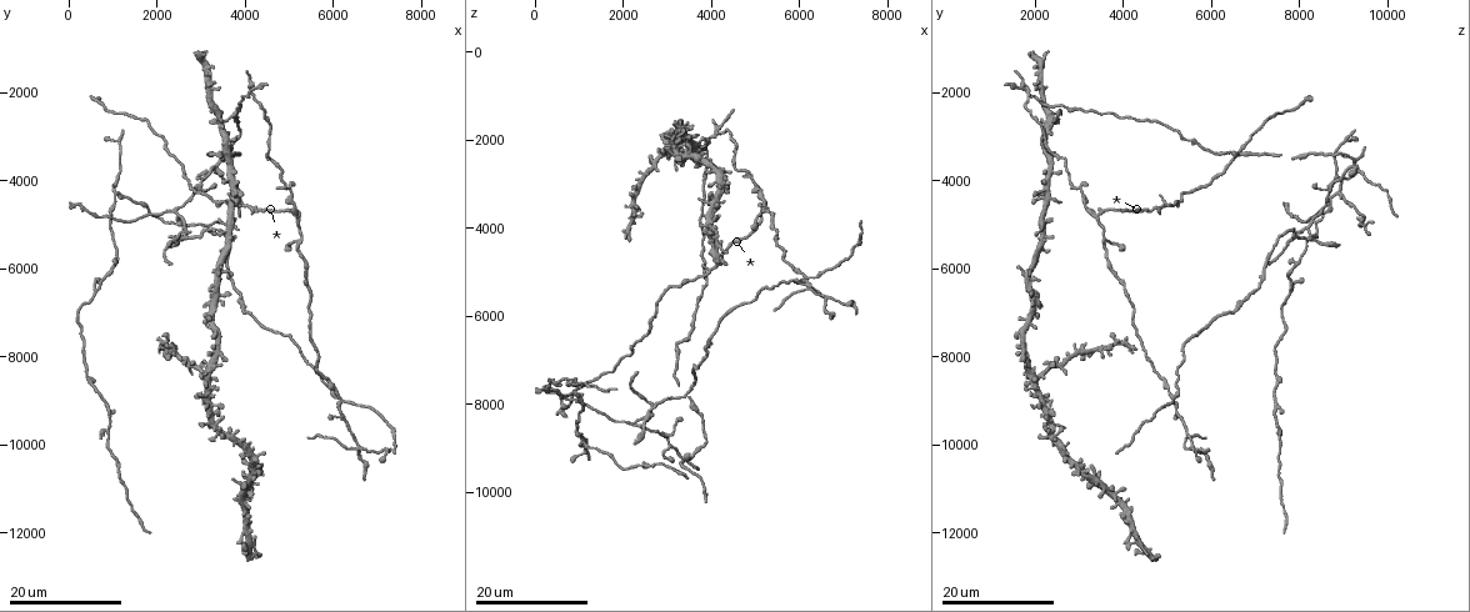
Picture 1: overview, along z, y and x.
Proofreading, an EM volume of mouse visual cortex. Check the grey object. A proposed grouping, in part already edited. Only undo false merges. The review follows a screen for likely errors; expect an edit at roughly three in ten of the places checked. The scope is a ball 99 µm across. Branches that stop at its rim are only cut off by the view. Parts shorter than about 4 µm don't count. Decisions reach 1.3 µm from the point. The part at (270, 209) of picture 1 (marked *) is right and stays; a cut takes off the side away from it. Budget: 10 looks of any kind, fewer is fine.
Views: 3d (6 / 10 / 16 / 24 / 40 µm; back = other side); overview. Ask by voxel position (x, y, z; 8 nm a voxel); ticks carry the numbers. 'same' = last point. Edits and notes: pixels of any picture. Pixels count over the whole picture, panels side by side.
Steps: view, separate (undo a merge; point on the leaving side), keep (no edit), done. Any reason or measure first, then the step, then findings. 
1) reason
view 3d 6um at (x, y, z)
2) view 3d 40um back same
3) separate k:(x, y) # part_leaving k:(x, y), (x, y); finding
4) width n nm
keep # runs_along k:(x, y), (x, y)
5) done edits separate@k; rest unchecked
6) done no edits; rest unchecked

branch point
view 3d 24um at (5200, 4800, 3350)

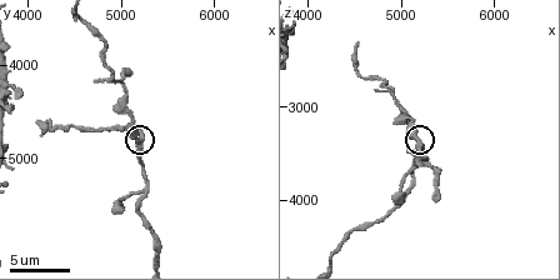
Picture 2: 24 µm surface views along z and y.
view 3d 10um at (5150, 4800, 3350)

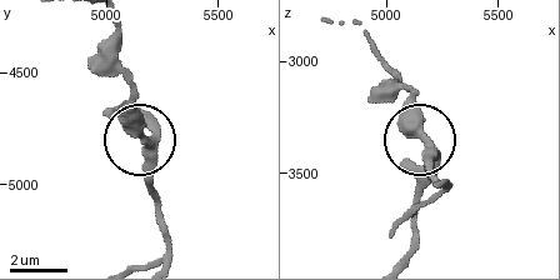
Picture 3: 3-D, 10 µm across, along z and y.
width 280 nm
keep # one neuron here

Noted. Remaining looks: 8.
calibre changes
view 3d 16um at (4800, 3750, 2750)

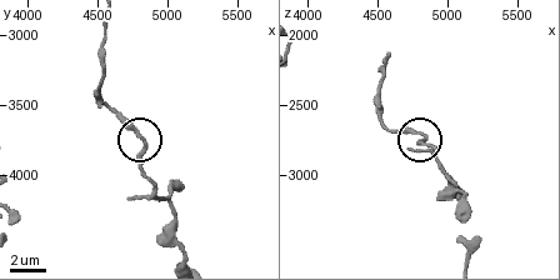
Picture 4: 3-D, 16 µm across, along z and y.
width 180 nm
keep # runs_along 4:(470, 214), (464, 194), (420, 135), (383, 126); all the same neuron

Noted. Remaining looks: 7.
view 3d 24um at (4050, 2000, 1850)

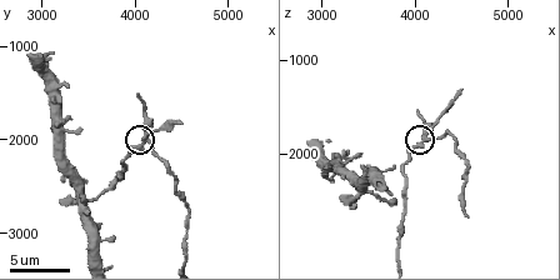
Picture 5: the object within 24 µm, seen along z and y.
view 3d 10um at (4100, 2000, 1900)

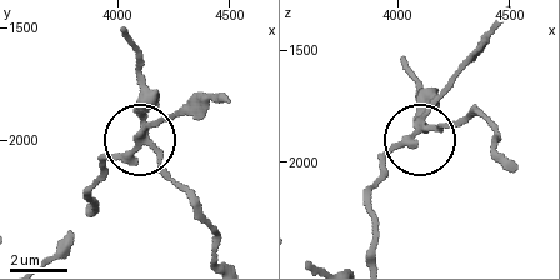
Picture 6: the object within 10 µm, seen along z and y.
arms 3
separate 6:(111, 158) # a second neuron is stuck on

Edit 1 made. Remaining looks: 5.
view overview

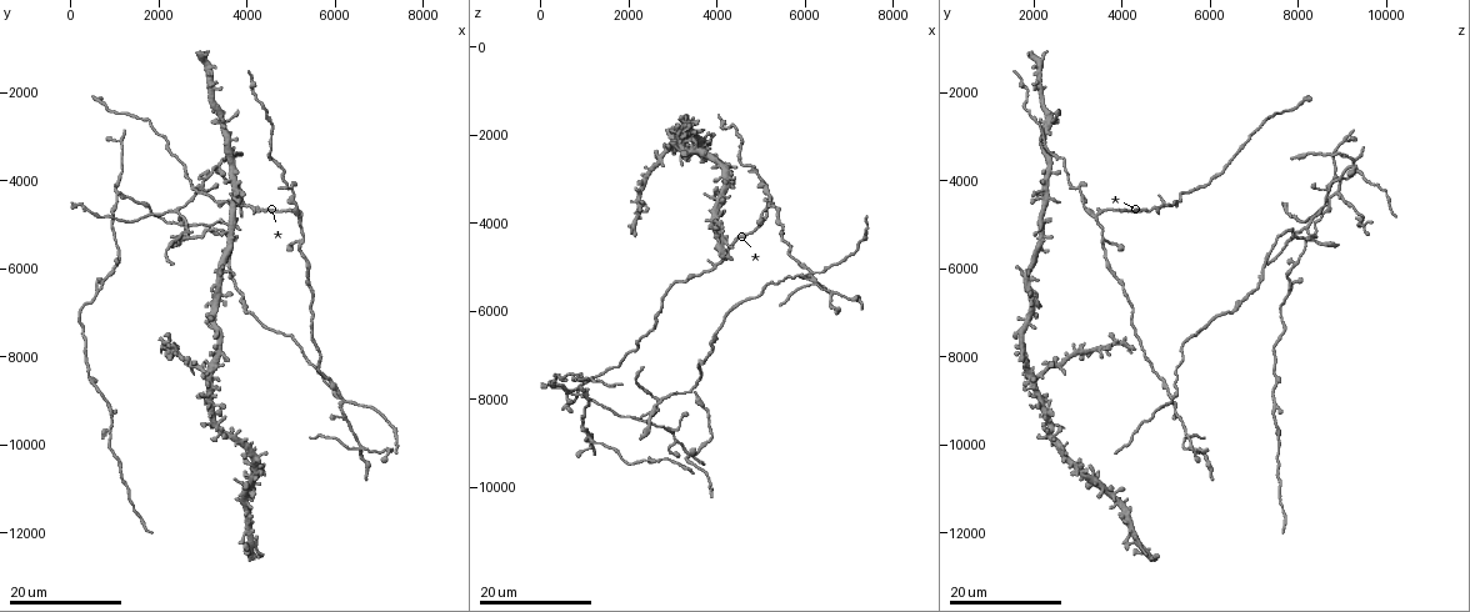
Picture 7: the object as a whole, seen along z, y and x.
view 3d 16um at (6500, 10100, 5550)

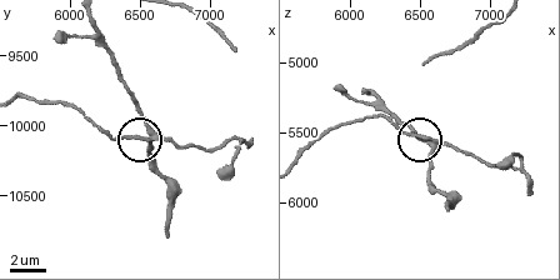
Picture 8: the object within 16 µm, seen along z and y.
closer look
view 3d 10um at (6520, 10100, 5520)

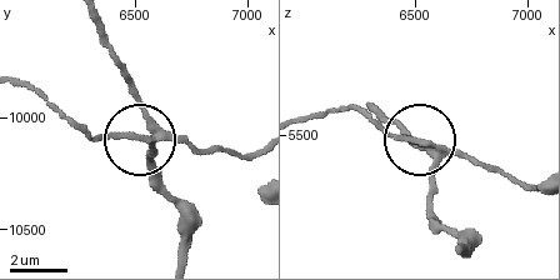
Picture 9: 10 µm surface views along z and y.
arms 4
separate 9:(204, 150) # part_leaving 9:(164, 138), (95, 135), (23, 88); two neurons meet here

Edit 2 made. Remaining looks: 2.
done edits separate@6, separate@9; rest unchecked

